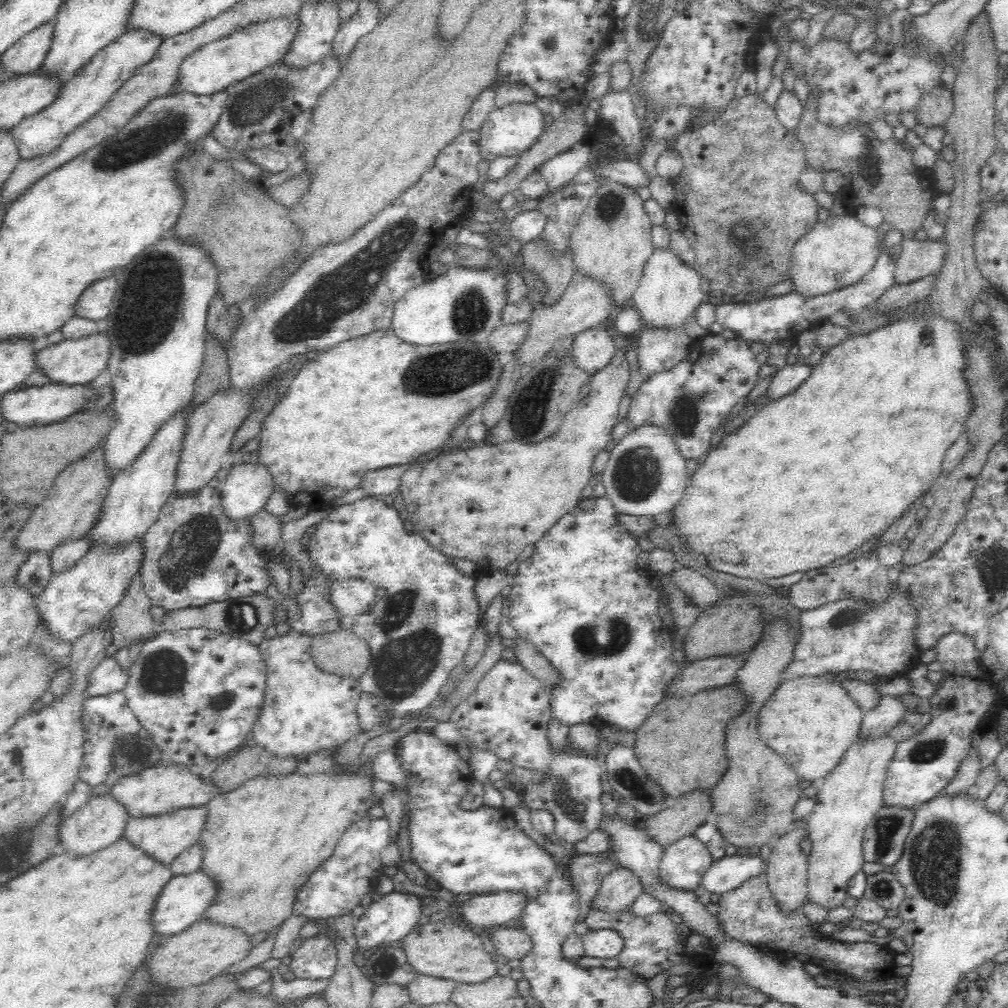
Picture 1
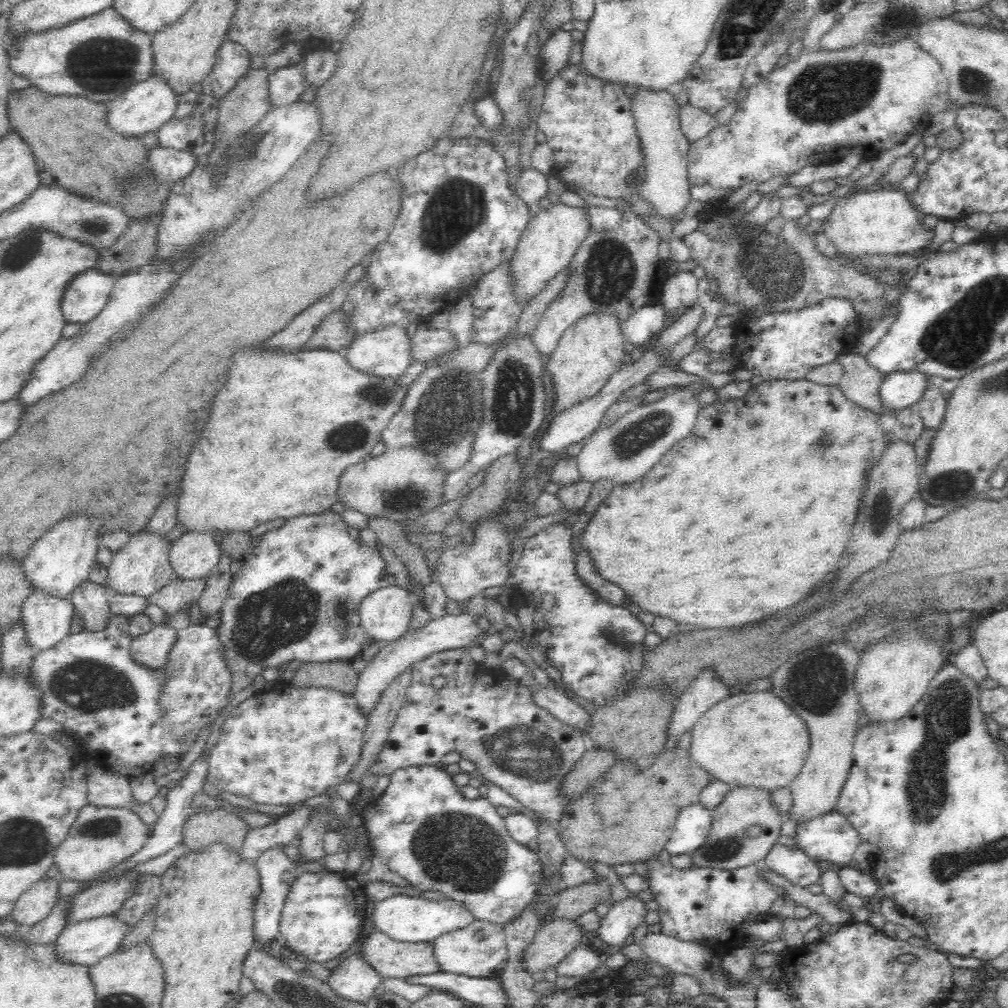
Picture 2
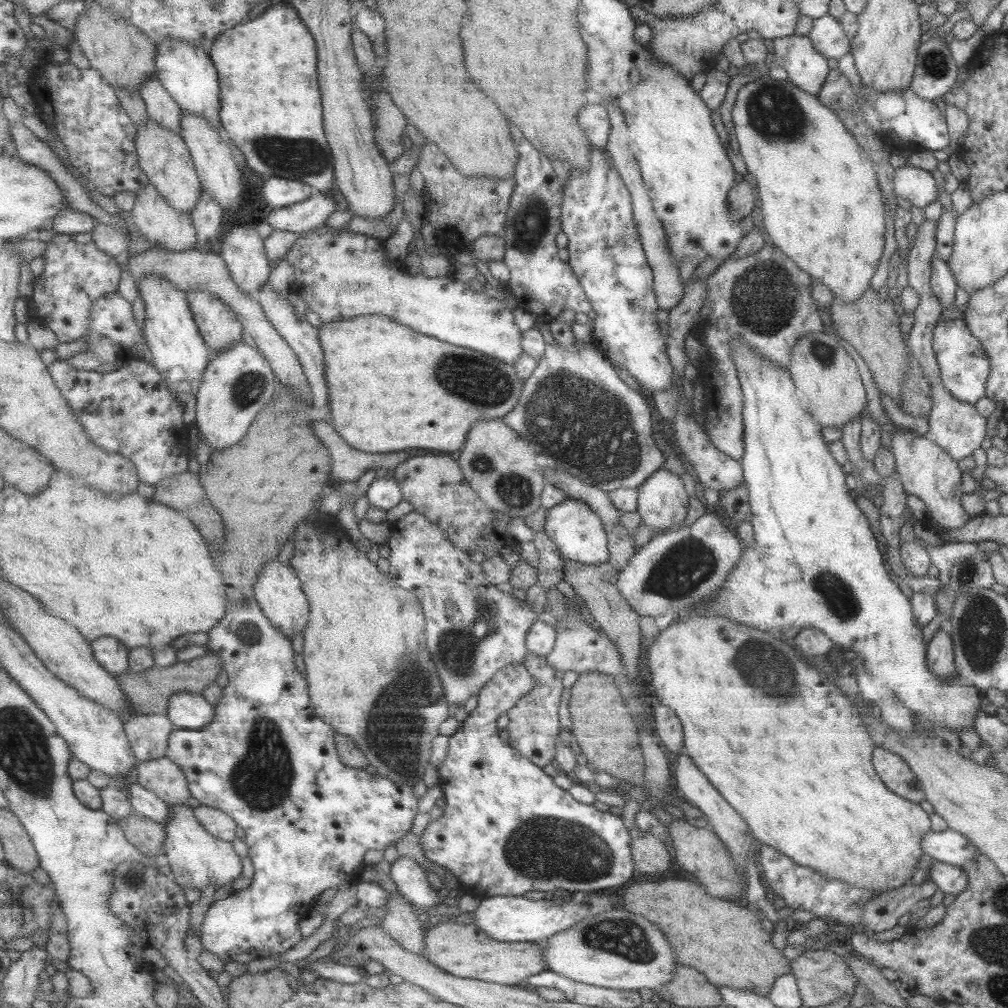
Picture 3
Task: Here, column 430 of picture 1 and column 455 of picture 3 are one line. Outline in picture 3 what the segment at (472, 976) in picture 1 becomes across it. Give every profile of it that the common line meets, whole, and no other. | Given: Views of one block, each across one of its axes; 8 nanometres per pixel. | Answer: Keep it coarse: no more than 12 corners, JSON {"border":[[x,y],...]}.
{"border":[[474,922],[427,930],[424,956],[465,978],[521,984],[547,970],[541,943]]}

